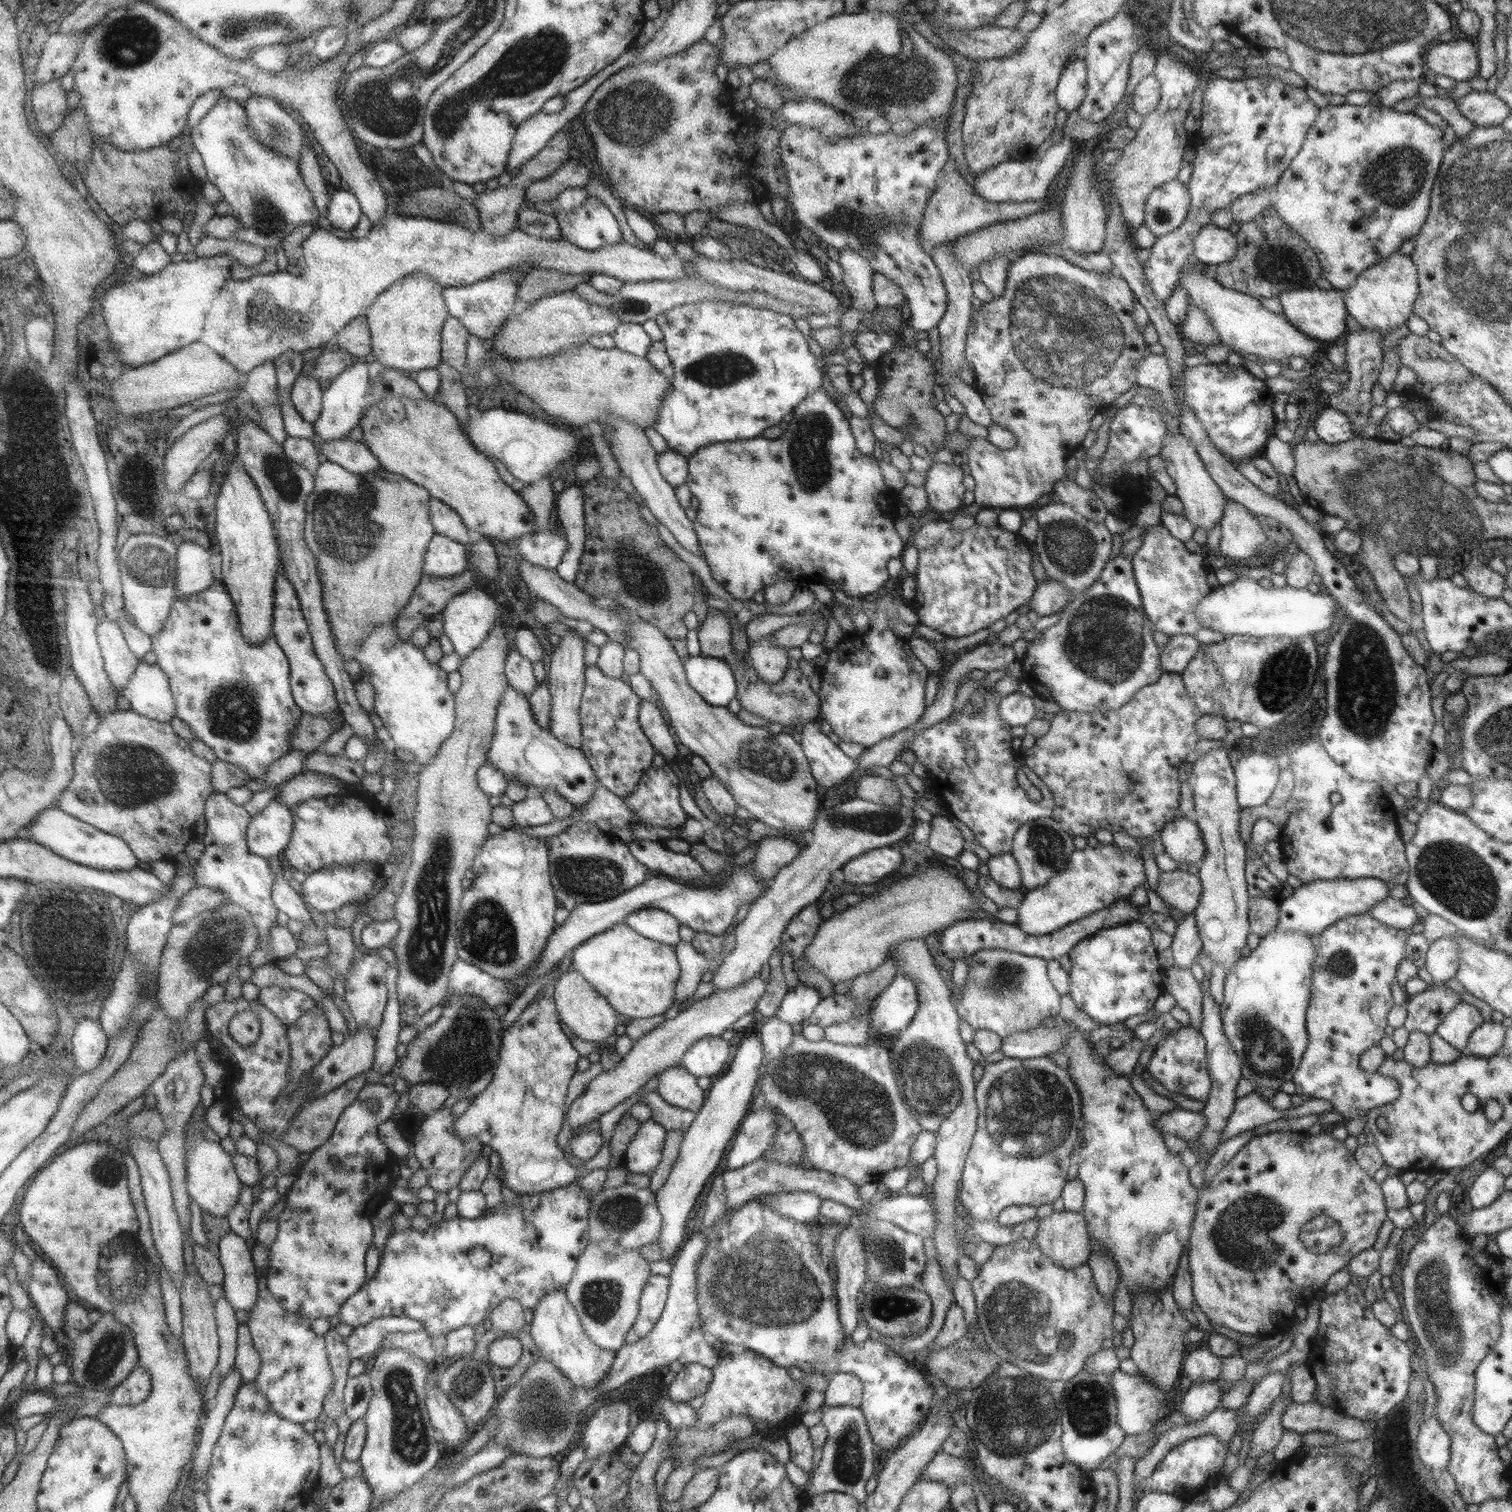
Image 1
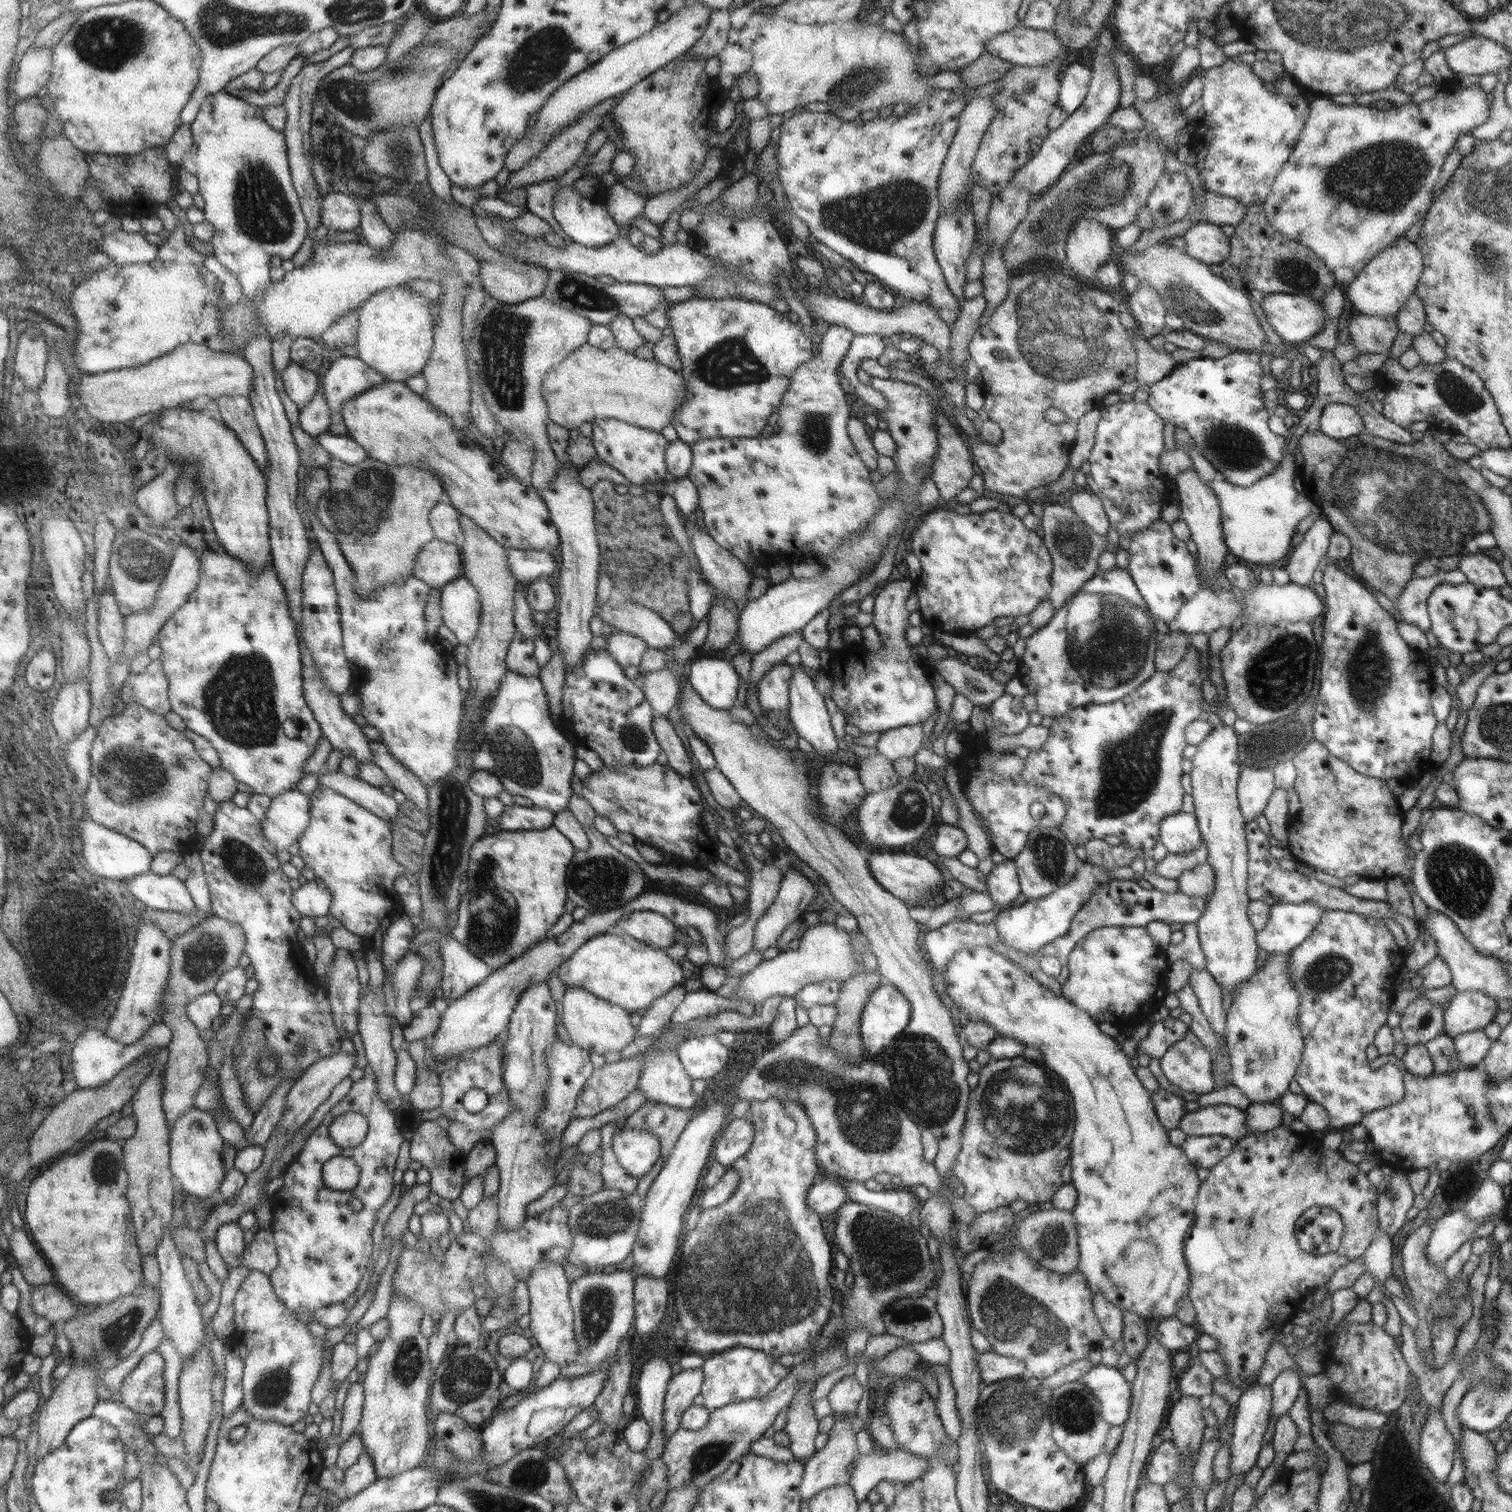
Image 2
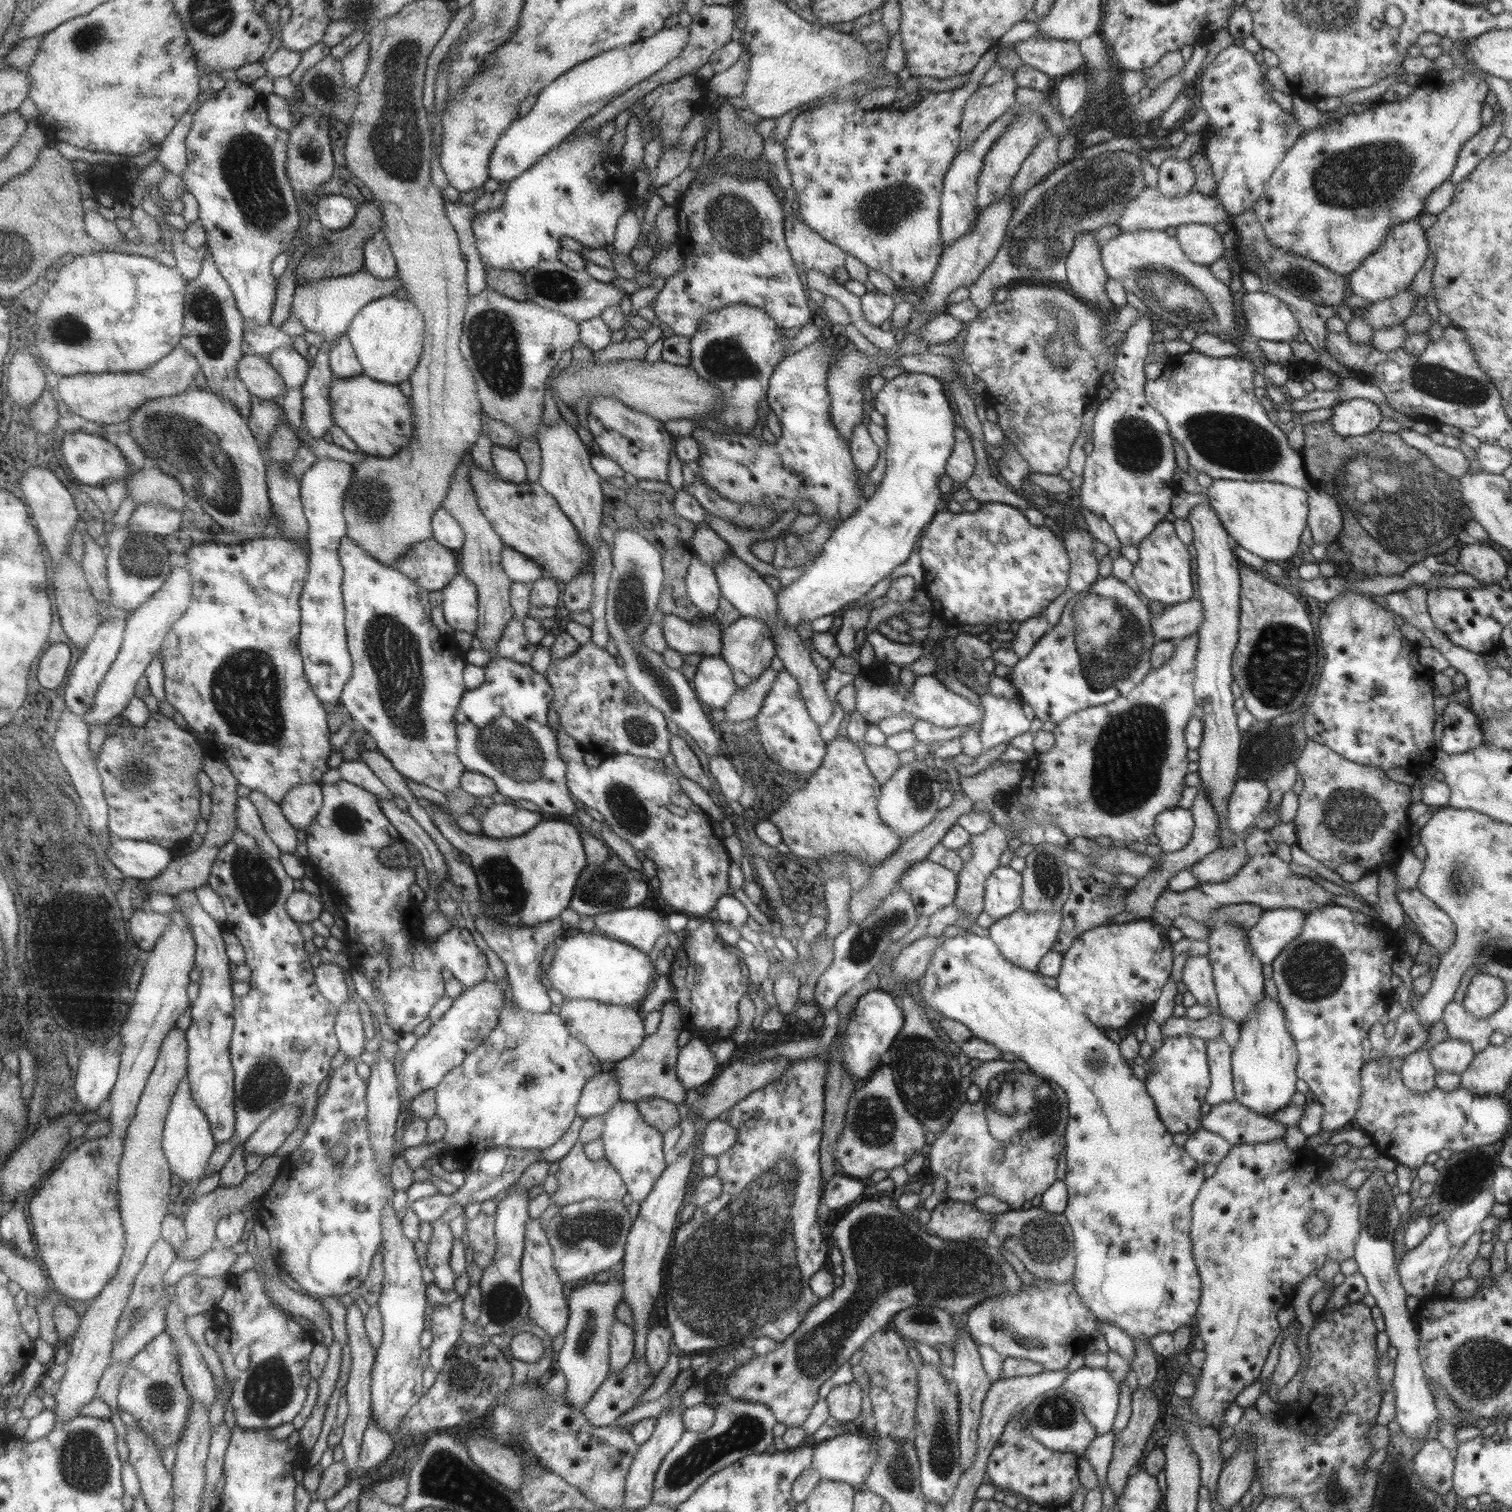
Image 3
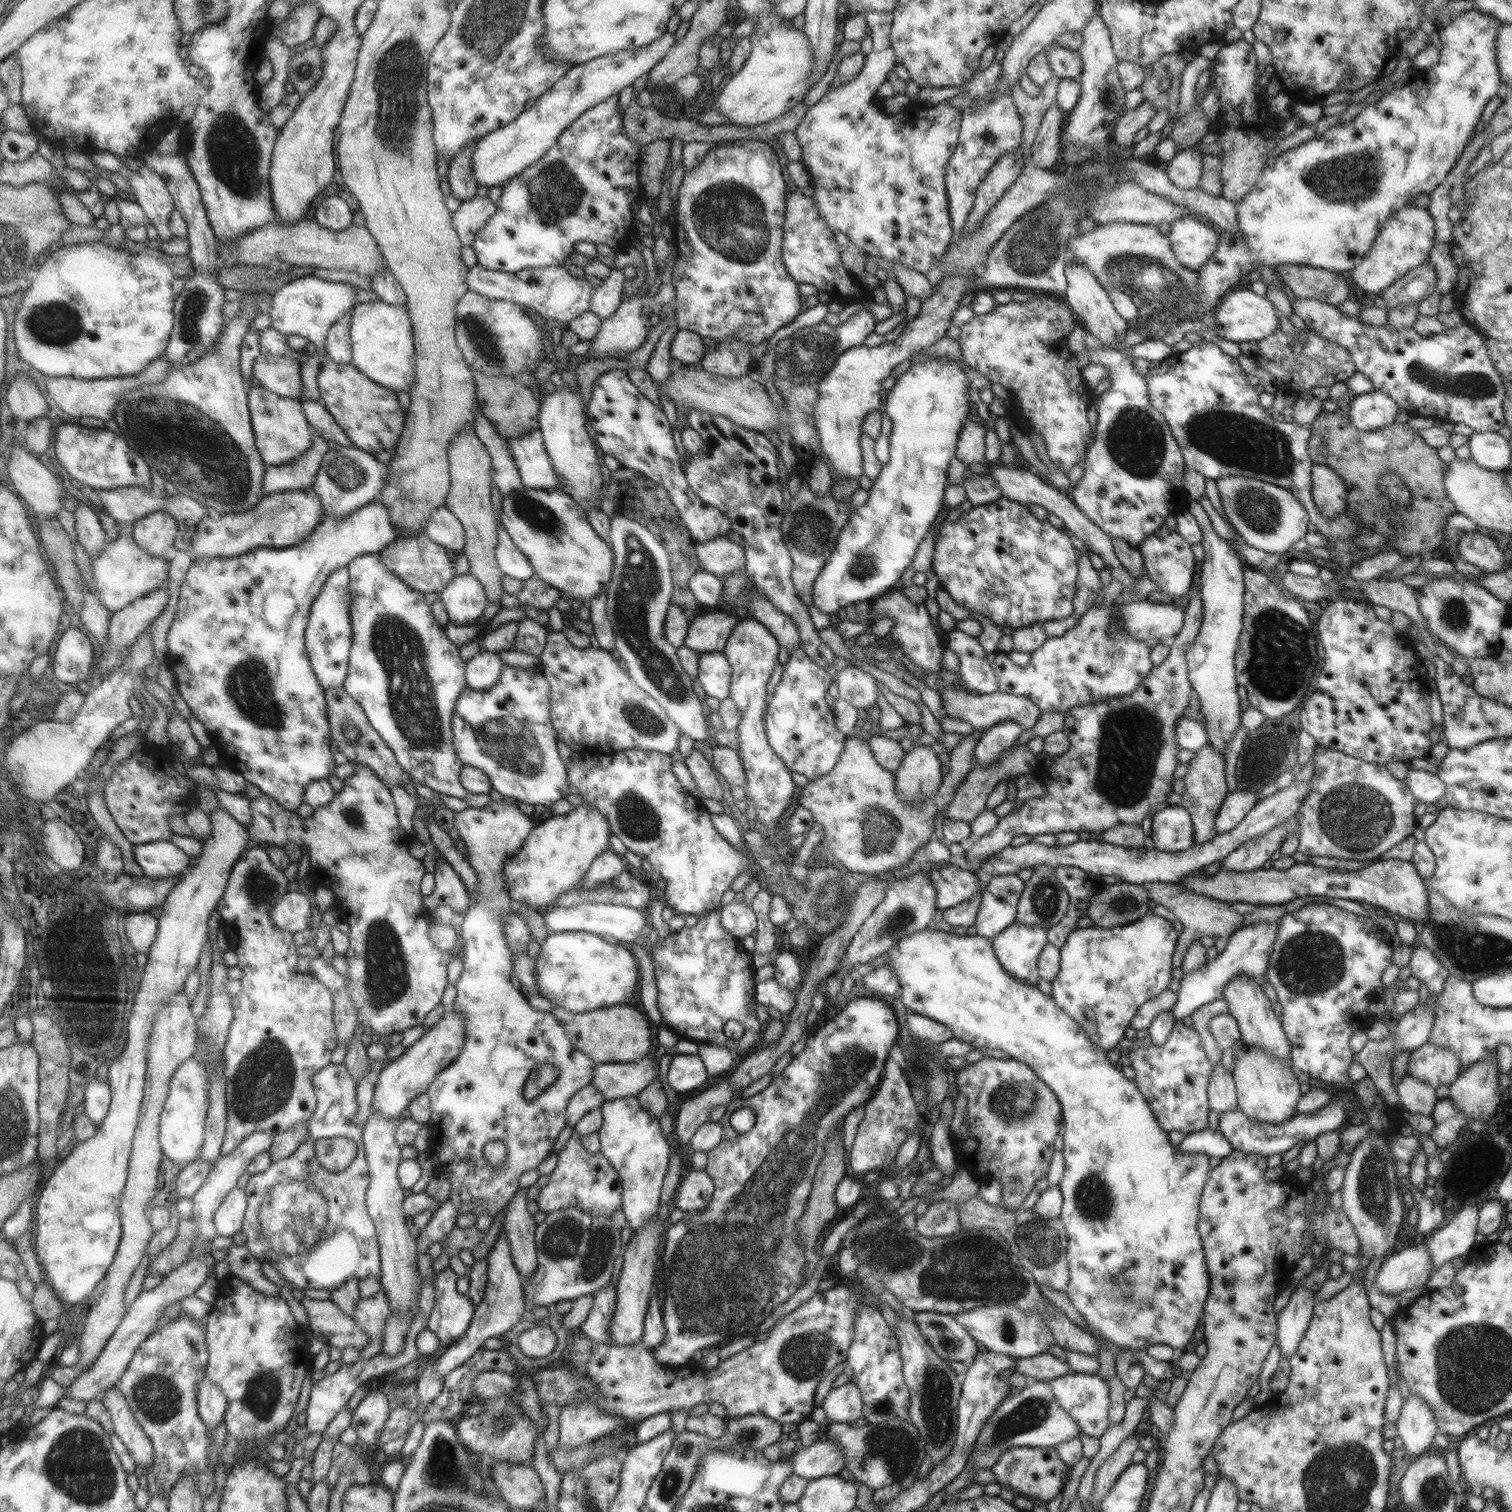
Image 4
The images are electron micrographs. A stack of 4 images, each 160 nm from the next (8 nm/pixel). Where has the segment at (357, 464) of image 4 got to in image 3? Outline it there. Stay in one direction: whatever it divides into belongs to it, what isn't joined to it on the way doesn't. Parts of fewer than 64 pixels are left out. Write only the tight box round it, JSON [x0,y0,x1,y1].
[298,460,353,703]

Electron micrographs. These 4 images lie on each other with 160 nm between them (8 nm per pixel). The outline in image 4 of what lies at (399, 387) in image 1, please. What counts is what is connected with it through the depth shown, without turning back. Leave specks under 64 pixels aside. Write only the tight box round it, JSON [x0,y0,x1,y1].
[325,312,351,364]

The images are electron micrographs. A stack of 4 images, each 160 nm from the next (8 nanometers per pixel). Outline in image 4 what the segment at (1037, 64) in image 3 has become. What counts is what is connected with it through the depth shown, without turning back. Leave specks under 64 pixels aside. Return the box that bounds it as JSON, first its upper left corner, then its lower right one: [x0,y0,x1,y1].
[1045,43,1082,82]

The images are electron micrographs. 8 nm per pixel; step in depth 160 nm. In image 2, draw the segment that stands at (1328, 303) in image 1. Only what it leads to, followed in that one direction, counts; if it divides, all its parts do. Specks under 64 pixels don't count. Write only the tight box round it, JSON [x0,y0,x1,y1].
[1259,293,1325,347]

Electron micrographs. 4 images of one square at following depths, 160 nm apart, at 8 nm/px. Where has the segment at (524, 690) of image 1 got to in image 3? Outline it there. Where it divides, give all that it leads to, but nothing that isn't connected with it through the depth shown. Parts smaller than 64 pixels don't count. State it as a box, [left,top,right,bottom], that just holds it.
[496,618,536,665]

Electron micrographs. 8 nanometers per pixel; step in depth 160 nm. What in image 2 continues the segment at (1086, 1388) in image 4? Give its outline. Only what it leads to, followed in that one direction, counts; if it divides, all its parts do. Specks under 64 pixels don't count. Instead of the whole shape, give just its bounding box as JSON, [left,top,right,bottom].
[1081,1363,1132,1426]

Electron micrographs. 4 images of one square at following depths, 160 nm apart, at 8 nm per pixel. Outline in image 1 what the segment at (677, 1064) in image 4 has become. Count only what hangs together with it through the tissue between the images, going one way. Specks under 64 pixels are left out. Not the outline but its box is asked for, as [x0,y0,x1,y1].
[680,1036,732,1077]

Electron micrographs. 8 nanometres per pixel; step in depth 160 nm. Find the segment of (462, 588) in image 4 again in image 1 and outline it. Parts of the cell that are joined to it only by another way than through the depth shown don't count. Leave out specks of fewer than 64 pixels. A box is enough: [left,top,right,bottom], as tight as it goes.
[441,586,498,664]

